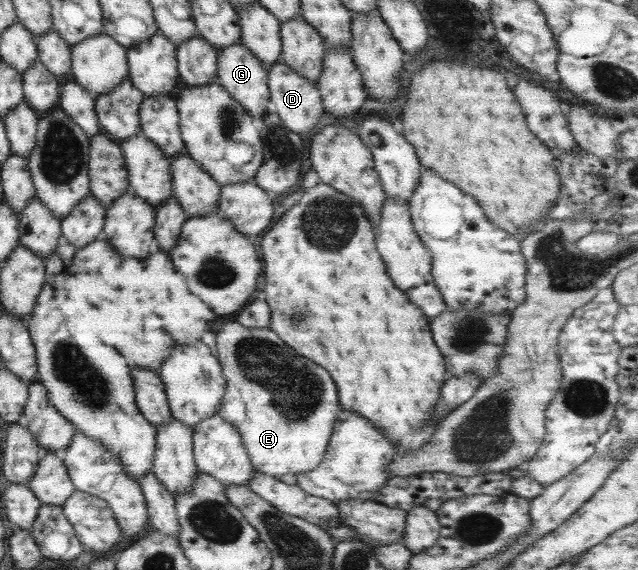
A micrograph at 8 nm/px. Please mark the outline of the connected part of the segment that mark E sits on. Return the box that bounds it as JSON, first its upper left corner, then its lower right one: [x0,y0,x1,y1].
[214,321,339,478]

